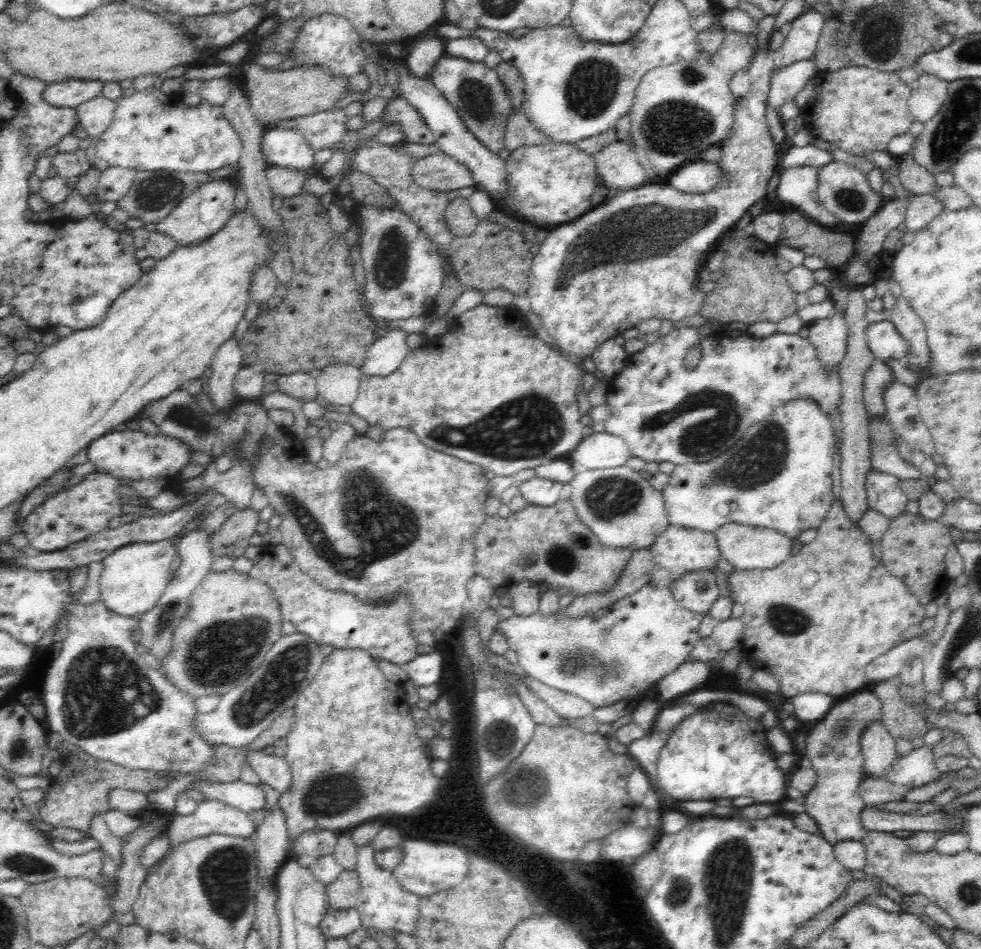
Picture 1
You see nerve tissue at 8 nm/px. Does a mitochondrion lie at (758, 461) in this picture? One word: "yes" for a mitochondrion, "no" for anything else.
yes

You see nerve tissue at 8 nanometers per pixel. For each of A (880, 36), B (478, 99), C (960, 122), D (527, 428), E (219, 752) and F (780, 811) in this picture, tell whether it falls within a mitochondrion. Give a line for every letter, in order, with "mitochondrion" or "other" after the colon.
A: mitochondrion
B: mitochondrion
C: mitochondrion
D: mitochondrion
E: other
F: other

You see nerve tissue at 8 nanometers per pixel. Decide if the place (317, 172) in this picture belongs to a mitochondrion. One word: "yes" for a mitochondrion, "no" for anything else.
no

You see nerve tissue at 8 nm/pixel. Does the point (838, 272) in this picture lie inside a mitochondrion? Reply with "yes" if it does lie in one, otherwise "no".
no

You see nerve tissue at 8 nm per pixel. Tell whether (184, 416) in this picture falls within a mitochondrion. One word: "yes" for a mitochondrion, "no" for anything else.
yes

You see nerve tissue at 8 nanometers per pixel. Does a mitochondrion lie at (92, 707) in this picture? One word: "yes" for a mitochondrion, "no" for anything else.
yes

